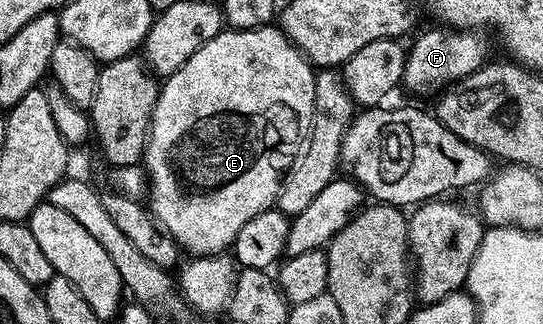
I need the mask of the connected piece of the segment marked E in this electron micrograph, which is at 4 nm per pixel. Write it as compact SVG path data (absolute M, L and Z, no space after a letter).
M267 25L235 31L224 29L212 41L200 45L176 73L165 76L158 92L158 100L152 109L150 132L146 138L146 151L142 155L142 163L148 180L148 206L160 225L172 233L183 252L191 251L194 257L205 257L225 252L233 248L236 233L240 233L240 225L244 221L252 221L256 213L271 210L278 202L278 191L282 187L282 176L289 171L294 163L294 156L301 152L305 142L310 137L310 126L314 120L314 77L316 71L309 59L294 46L291 39L283 33L281 26Z

